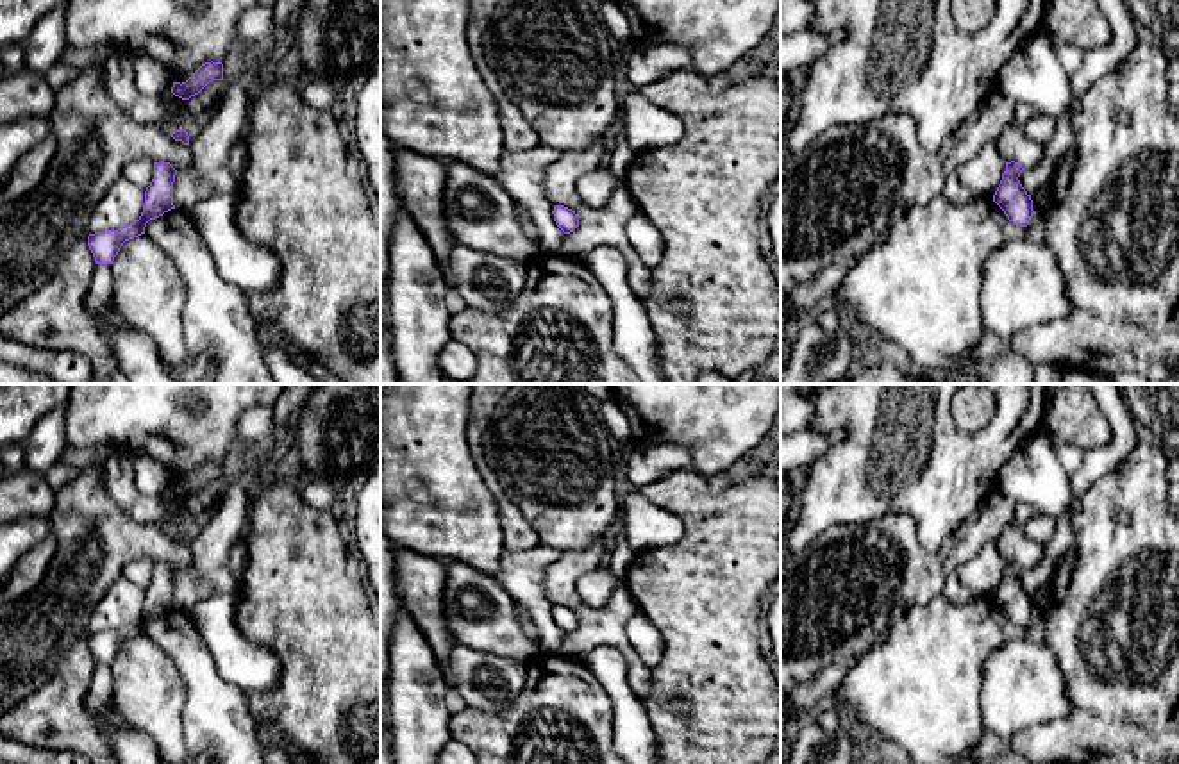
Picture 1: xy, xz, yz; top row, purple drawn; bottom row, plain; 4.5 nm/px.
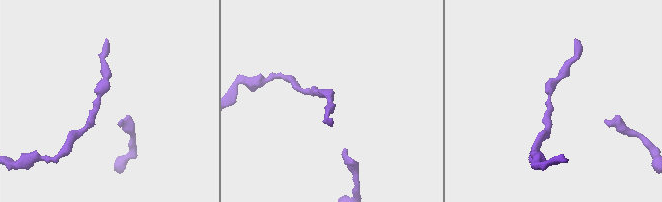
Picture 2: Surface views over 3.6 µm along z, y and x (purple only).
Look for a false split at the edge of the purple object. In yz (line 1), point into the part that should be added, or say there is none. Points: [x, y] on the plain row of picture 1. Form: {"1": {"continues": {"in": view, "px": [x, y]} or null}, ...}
{"1": {"continues": null}}

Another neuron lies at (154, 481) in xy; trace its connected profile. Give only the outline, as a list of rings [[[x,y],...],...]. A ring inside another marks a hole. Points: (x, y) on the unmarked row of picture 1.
[[[136,453],[130,457],[134,464],[136,487],[150,496],[164,496],[173,487],[173,477],[154,457],[146,453]]]

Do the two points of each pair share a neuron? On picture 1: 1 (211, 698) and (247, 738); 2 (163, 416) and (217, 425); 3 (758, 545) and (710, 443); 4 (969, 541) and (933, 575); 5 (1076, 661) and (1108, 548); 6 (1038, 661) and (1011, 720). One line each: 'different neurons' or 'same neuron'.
1: same neuron
2: same neuron
3: different neurons
4: same neuron
5: same neuron
6: same neuron

